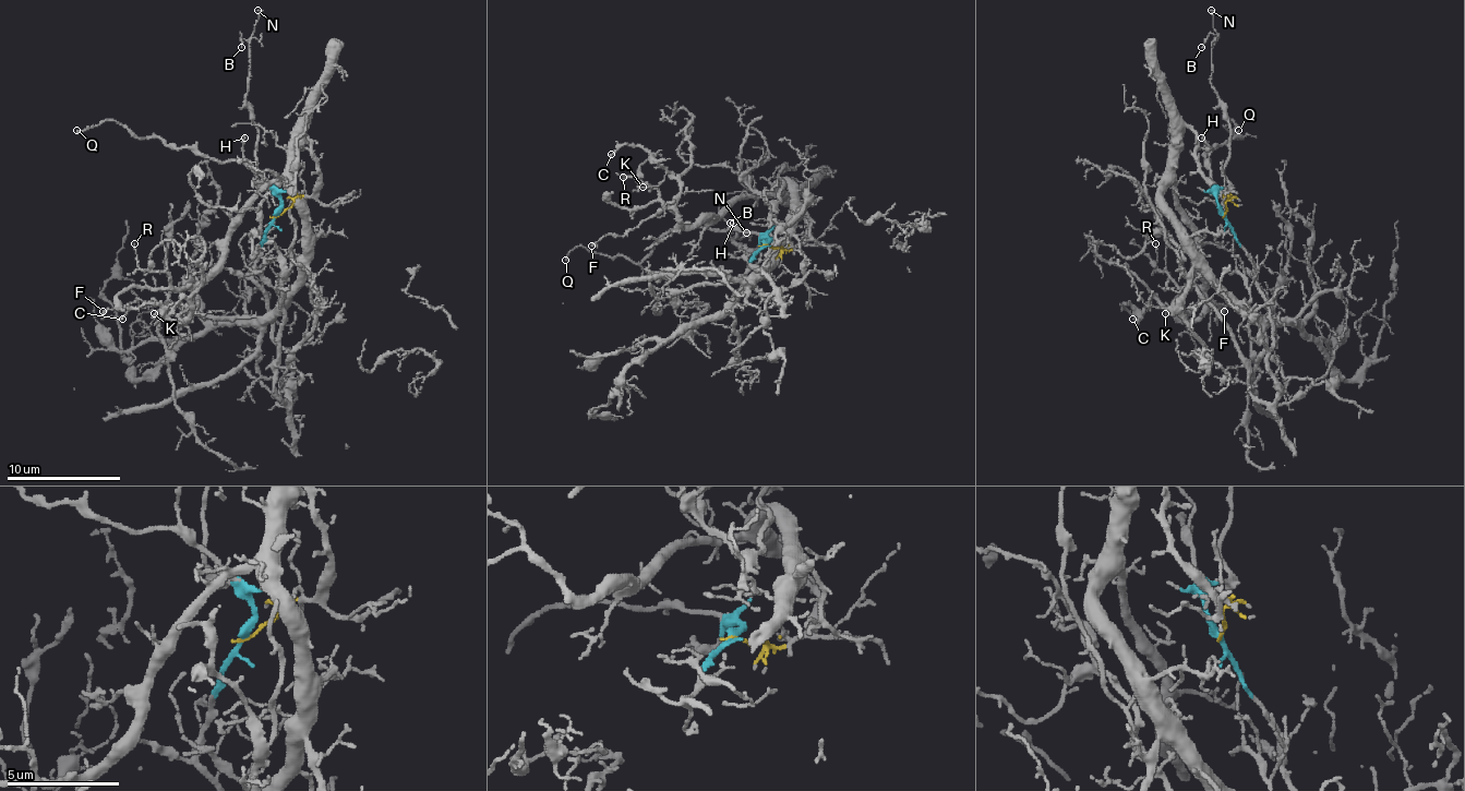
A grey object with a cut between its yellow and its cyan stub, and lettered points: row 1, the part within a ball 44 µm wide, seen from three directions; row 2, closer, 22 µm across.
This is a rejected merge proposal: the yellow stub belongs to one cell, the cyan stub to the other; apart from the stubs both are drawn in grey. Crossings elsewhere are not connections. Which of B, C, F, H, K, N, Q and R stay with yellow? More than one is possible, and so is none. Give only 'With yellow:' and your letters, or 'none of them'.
With yellow: C, F, K, R

